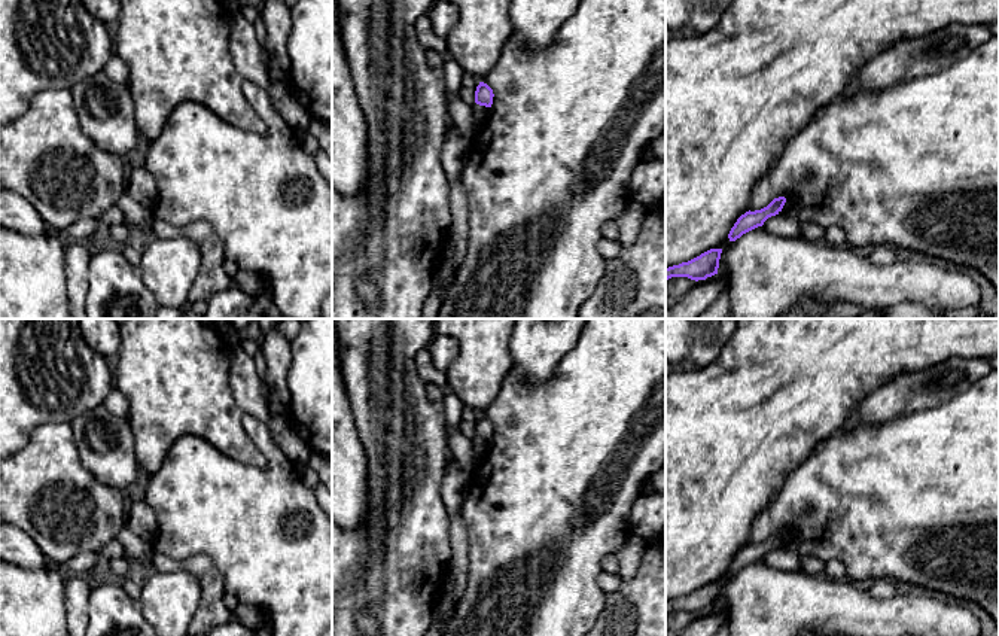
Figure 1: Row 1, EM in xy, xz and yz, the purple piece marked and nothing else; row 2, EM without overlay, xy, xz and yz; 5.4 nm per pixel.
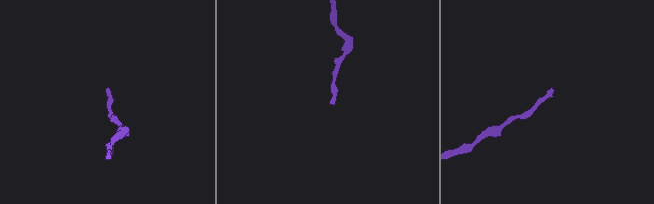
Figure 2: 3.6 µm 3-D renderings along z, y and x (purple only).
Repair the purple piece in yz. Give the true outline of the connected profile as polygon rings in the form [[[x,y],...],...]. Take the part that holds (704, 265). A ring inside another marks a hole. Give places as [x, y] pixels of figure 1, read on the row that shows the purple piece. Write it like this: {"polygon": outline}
{"polygon": [[[710,249],[688,262],[666,268],[666,282],[671,277],[688,277],[698,282],[718,274],[721,253],[722,249]]]}

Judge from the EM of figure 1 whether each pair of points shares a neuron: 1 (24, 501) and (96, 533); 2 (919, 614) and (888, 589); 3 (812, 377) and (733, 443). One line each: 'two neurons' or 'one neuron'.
1: one neuron
2: two neurons
3: one neuron

